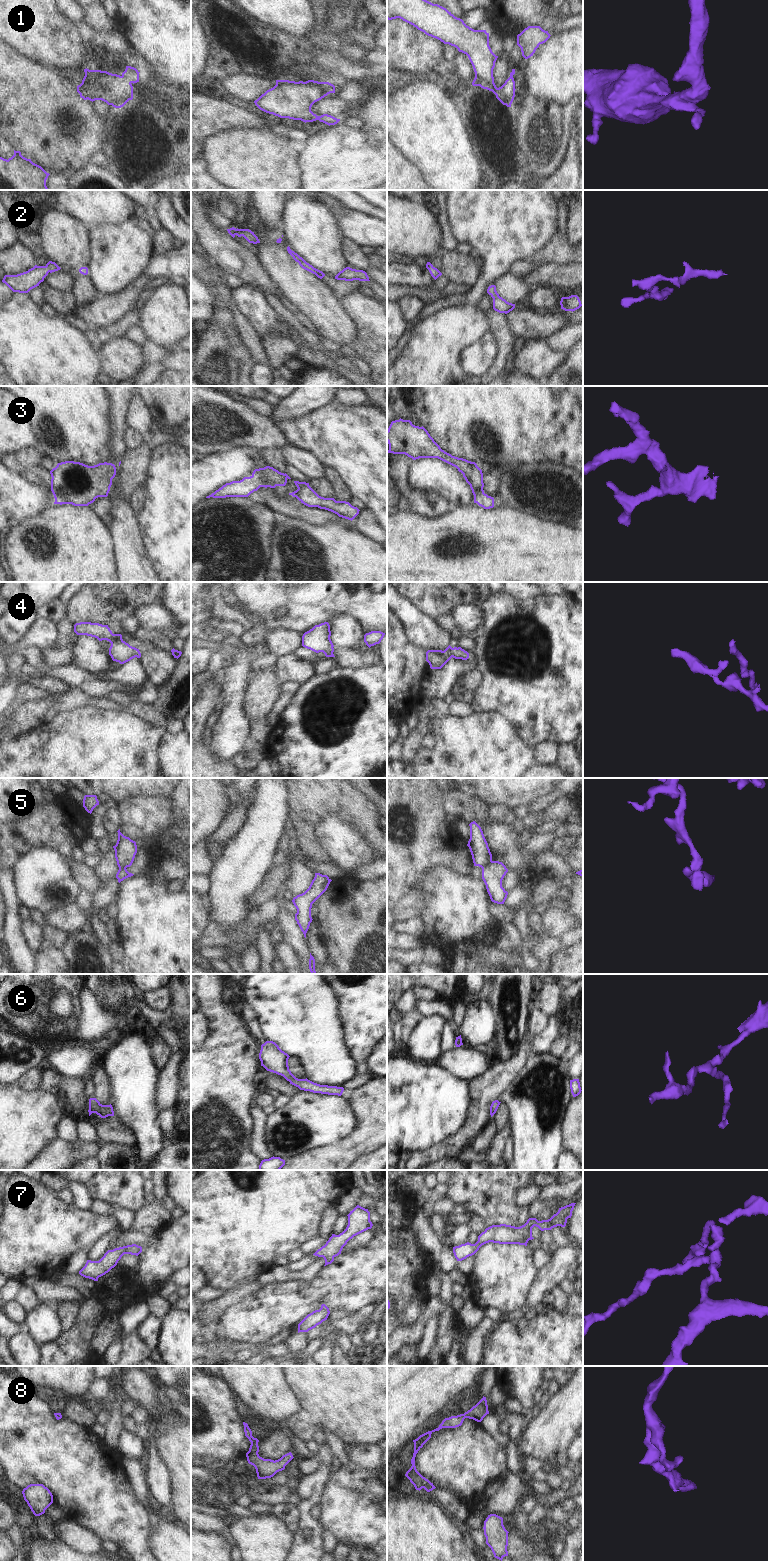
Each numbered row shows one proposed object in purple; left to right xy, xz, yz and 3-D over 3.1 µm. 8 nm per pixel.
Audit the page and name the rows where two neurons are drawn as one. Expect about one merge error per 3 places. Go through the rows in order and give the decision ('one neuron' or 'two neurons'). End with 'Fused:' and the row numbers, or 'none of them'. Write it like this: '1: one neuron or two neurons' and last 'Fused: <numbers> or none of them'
1: one neuron
2: one neuron
3: one neuron
4: one neuron
5: two neurons
6: one neuron
7: one neuron
8: one neuron
Fused: 5

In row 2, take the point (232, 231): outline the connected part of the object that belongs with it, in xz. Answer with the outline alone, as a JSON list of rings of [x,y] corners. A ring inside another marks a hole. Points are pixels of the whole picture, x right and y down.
[[[234,227],[227,229],[228,233],[234,238],[243,236],[249,243],[257,244],[260,243],[258,237],[249,229],[236,229]]]

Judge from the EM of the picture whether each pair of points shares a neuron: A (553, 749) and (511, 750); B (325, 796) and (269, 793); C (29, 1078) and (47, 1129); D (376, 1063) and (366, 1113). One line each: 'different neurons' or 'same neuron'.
A: different neurons
B: different neurons
C: different neurons
D: different neurons

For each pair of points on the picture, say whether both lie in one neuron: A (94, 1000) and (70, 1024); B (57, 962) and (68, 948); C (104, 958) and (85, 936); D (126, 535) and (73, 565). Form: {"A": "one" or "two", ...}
{"A": "two", "B": "two", "C": "one", "D": "two"}

